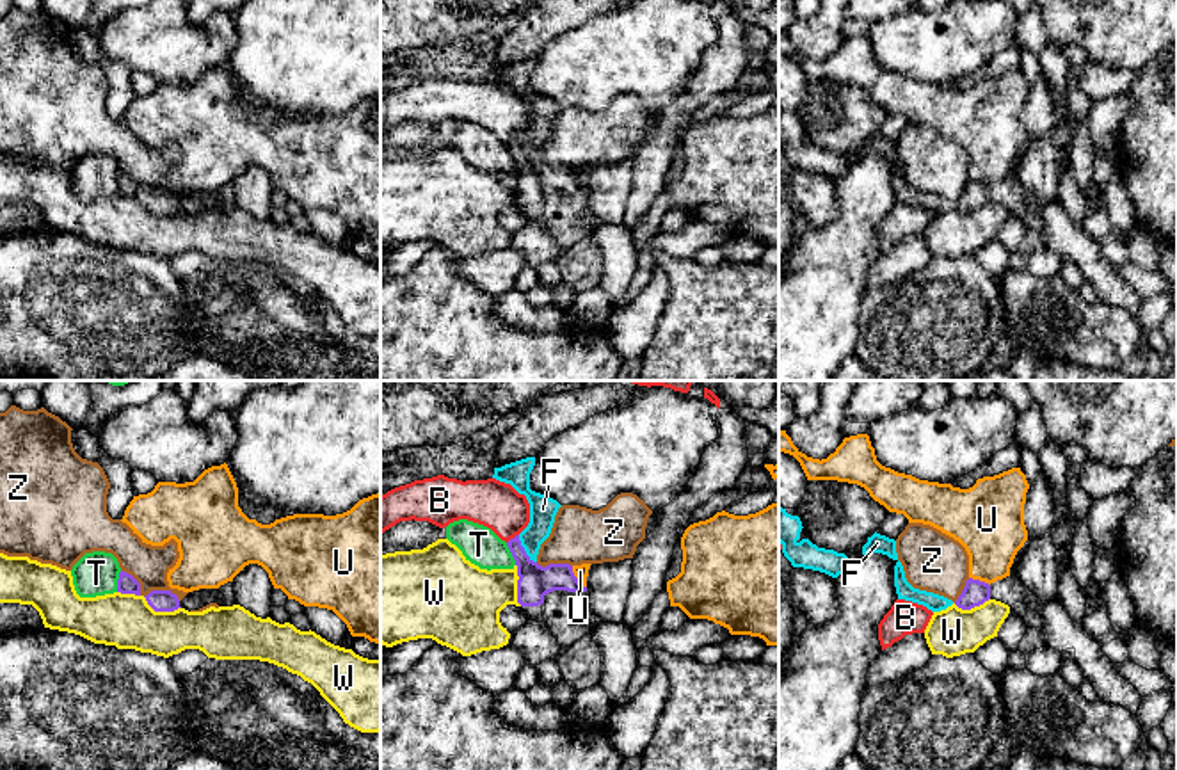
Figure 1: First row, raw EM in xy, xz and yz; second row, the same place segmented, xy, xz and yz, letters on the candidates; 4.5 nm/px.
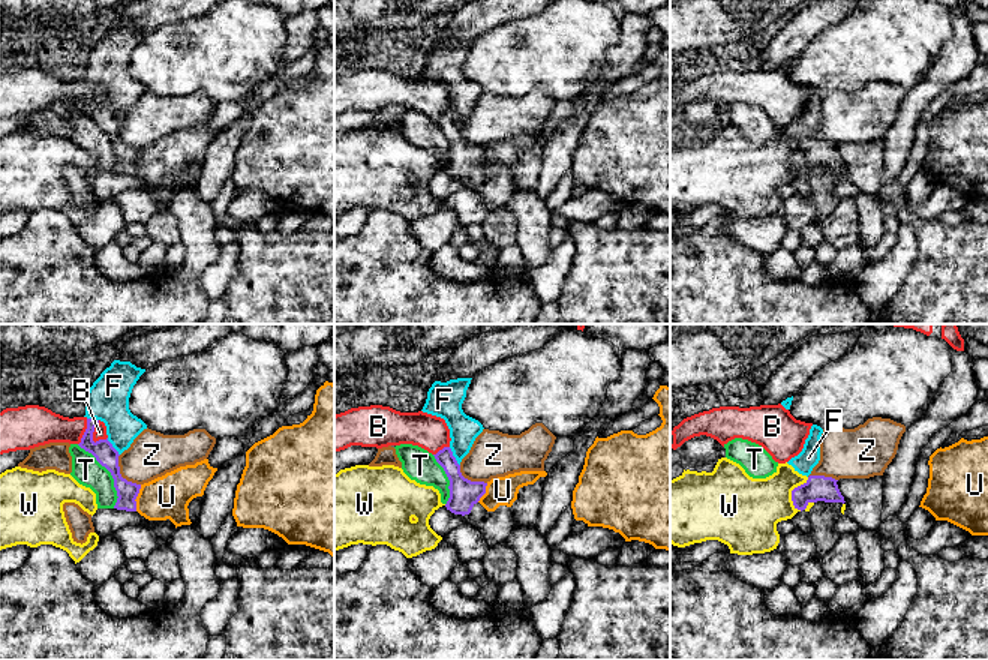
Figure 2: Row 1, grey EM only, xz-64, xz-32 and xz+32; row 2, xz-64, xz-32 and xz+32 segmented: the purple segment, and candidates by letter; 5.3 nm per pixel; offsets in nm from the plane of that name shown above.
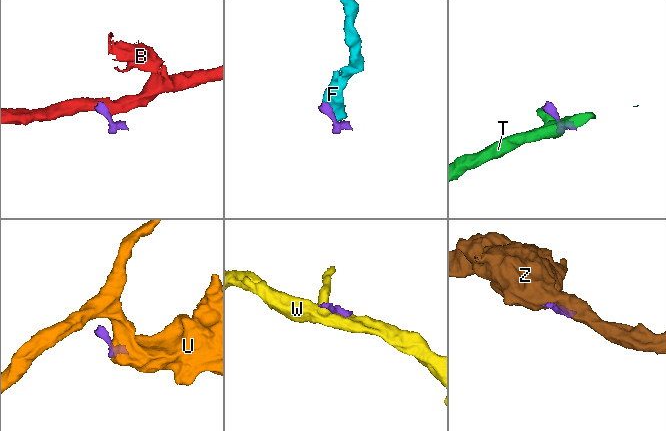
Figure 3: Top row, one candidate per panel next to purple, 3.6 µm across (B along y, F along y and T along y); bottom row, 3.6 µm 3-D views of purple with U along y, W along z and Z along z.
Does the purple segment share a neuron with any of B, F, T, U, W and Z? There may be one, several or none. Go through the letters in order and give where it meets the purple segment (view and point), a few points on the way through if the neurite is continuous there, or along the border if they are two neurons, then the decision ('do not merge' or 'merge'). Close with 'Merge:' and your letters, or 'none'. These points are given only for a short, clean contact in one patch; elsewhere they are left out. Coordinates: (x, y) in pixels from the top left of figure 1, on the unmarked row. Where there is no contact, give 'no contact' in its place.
B: meets purple in xz at (514, 139); border along xz (518, 136), (507, 144); do not merge
F: meets purple in xz at (523, 152); runs through xz (534, 184), (523, 152), (539, 130), (543, 111); merge
T: meets purple in xz at (511, 153); border along xz (505, 144), (516, 166); do not merge
U: meets purple in xz at (575, 178); border along xz (571, 168), (571, 173), (585, 189); do not merge
W: meets purple in xy at (160, 212); border along xy (143, 198), (155, 212), (180, 210); do not merge
Z: meets purple in xy at (162, 192); do not merge
Merge: F

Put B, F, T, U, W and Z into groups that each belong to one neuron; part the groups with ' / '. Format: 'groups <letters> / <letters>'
groups B / F / T / U / W / Z

